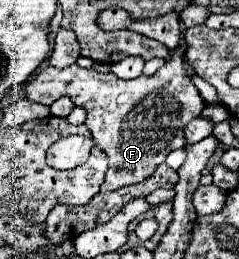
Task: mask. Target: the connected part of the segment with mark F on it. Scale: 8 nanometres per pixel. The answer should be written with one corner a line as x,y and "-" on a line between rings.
175,50
167,64
153,76
141,74
133,80
121,80
111,72
99,74
77,64
61,70
47,66
33,82
27,84
25,96
31,102
47,106
61,96
69,96
75,106
87,110
85,124
91,130
91,140
95,146
103,148
109,158
109,170
105,174
105,182
101,184
101,192
119,190
151,176
155,168
165,162
165,156
171,150
185,146
183,128
205,108
199,90
193,86
185,70
181,50

